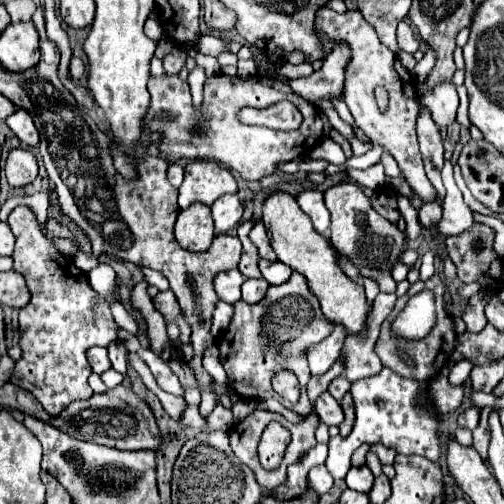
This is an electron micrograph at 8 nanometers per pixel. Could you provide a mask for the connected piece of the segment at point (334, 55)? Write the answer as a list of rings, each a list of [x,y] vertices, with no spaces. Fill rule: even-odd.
[[[337,46],[325,58],[325,62],[319,70],[315,70],[311,76],[289,80],[289,86],[293,88],[295,94],[303,96],[309,102],[315,102],[319,98],[341,96],[343,72],[345,72],[347,60],[349,60],[349,50],[345,46]]]

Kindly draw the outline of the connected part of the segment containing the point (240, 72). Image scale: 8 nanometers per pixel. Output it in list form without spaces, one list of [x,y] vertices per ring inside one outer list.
[[[252,59],[238,60],[237,75],[240,78],[243,78],[244,80],[249,78],[249,76],[256,76],[257,75],[257,67],[256,67],[254,60],[252,60]]]

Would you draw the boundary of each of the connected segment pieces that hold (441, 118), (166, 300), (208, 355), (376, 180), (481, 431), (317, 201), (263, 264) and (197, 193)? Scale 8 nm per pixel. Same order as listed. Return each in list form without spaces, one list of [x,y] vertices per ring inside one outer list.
[[[451,80],[439,82],[435,86],[421,82],[419,92],[421,92],[421,100],[423,100],[425,108],[431,112],[431,118],[439,128],[447,128],[451,122],[455,122],[459,96],[457,96],[455,84]]]
[[[171,290],[159,292],[159,294],[153,298],[153,304],[155,304],[155,308],[163,314],[163,318],[165,318],[167,324],[175,324],[175,326],[181,330],[179,342],[181,342],[181,344],[187,344],[187,342],[189,342],[189,326],[185,324],[185,320],[181,320],[181,308],[179,308],[173,292],[171,292]]]
[[[216,345],[208,347],[203,353],[203,367],[217,383],[227,385],[227,374],[220,362]]]
[[[379,162],[379,164],[375,164],[375,166],[371,166],[371,168],[367,168],[367,170],[347,168],[345,172],[349,172],[349,176],[351,176],[351,178],[353,178],[357,184],[367,186],[367,188],[371,188],[371,190],[381,188],[381,186],[385,184],[385,172],[383,172],[381,162]]]
[[[483,408],[481,410],[481,420],[479,426],[473,430],[473,448],[479,452],[479,456],[487,456],[487,446],[489,446],[489,424],[487,416],[493,408]]]
[[[303,190],[297,196],[297,204],[311,218],[313,228],[319,234],[327,234],[327,228],[329,228],[329,210],[325,208],[323,194],[319,190]]]
[[[259,260],[259,268],[263,272],[263,278],[269,282],[269,284],[283,284],[289,280],[289,276],[293,274],[293,270],[283,264],[281,260]]]
[[[191,160],[185,166],[185,180],[179,188],[179,208],[195,202],[211,206],[223,194],[235,194],[237,182],[233,174],[211,160]]]

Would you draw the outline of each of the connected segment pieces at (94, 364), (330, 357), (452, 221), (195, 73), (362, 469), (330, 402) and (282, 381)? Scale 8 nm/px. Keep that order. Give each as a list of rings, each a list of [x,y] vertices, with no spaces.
[[[91,346],[91,348],[87,350],[87,360],[89,360],[93,372],[97,372],[97,374],[101,374],[101,372],[105,372],[105,370],[111,368],[111,362],[109,362],[109,358],[107,358],[107,348]]]
[[[341,324],[335,326],[335,330],[331,332],[331,336],[327,336],[327,340],[309,346],[309,350],[305,350],[305,356],[309,360],[309,368],[313,374],[323,374],[331,368],[331,364],[339,358],[343,342],[347,338],[347,332]]]
[[[449,158],[445,160],[445,166],[443,166],[443,184],[447,188],[447,196],[443,202],[443,216],[439,222],[435,222],[435,232],[445,236],[445,238],[447,236],[459,236],[465,230],[473,228],[475,218],[473,218],[471,208],[465,204],[459,188],[455,186],[453,166],[451,166]]]
[[[195,66],[191,72],[189,72],[189,78],[187,78],[187,82],[189,82],[189,86],[191,86],[191,94],[193,94],[193,102],[197,104],[197,106],[201,106],[201,86],[203,86],[203,82],[205,82],[205,70],[201,68],[201,66]]]
[[[359,466],[359,468],[351,468],[345,476],[345,482],[351,490],[357,492],[369,492],[373,486],[373,474],[369,472],[367,466]]]
[[[323,392],[315,400],[315,410],[317,410],[321,422],[325,422],[327,426],[339,426],[343,422],[343,410],[341,410],[339,402],[335,402],[327,392]]]
[[[279,370],[273,376],[273,390],[289,402],[299,400],[299,382],[297,382],[297,376],[291,370]]]

